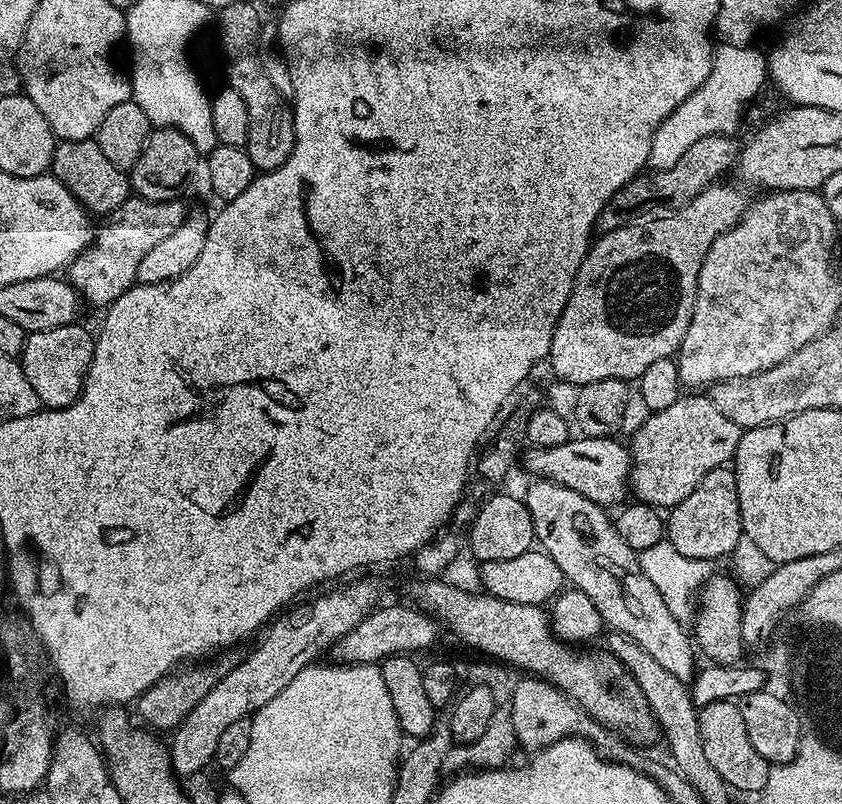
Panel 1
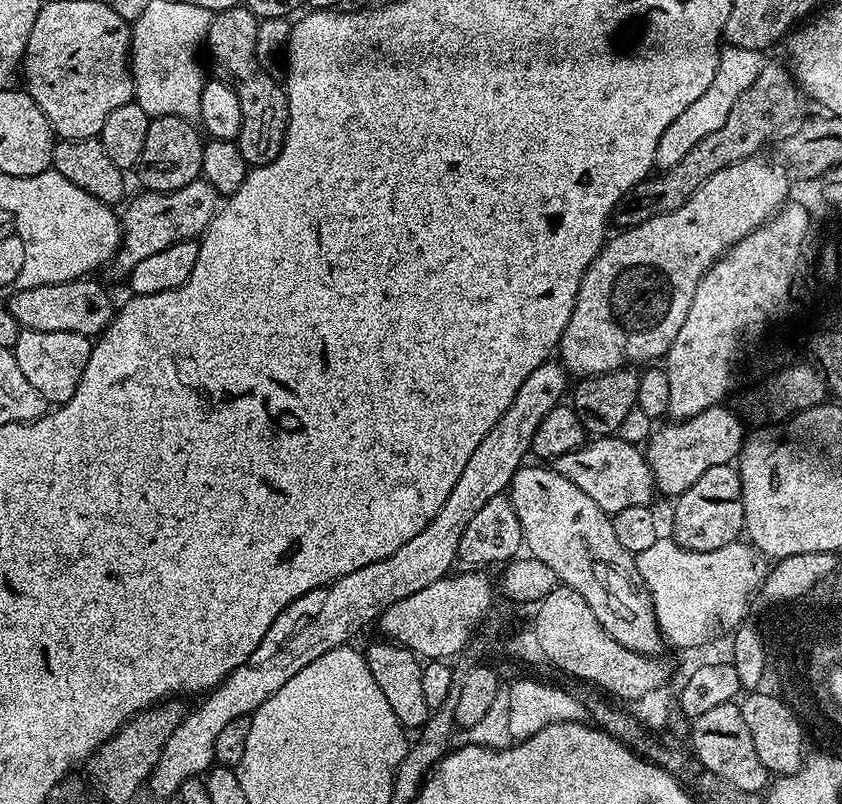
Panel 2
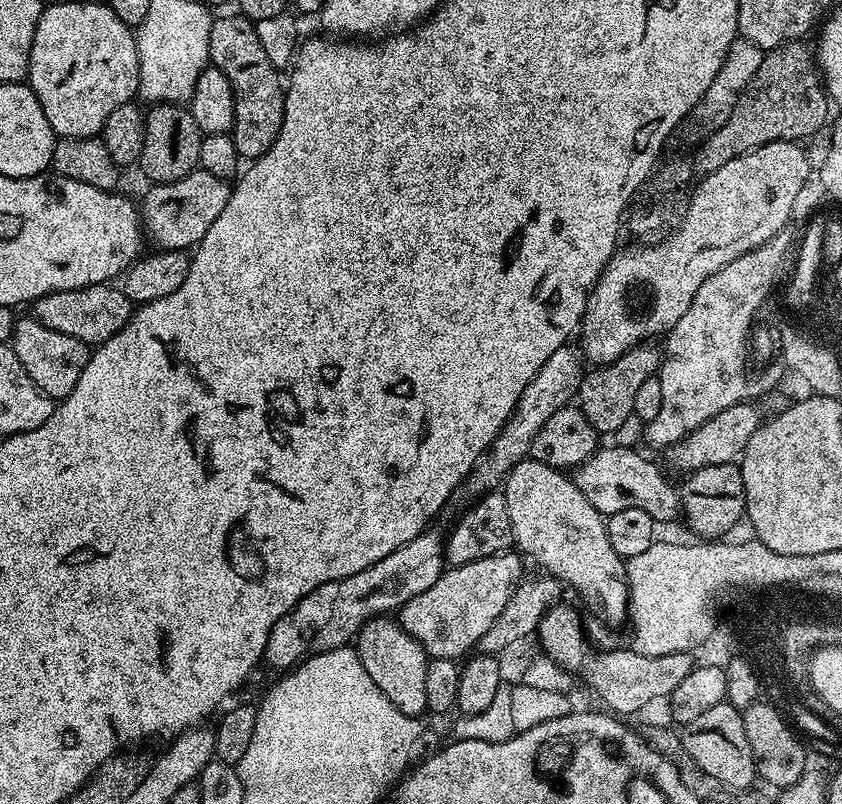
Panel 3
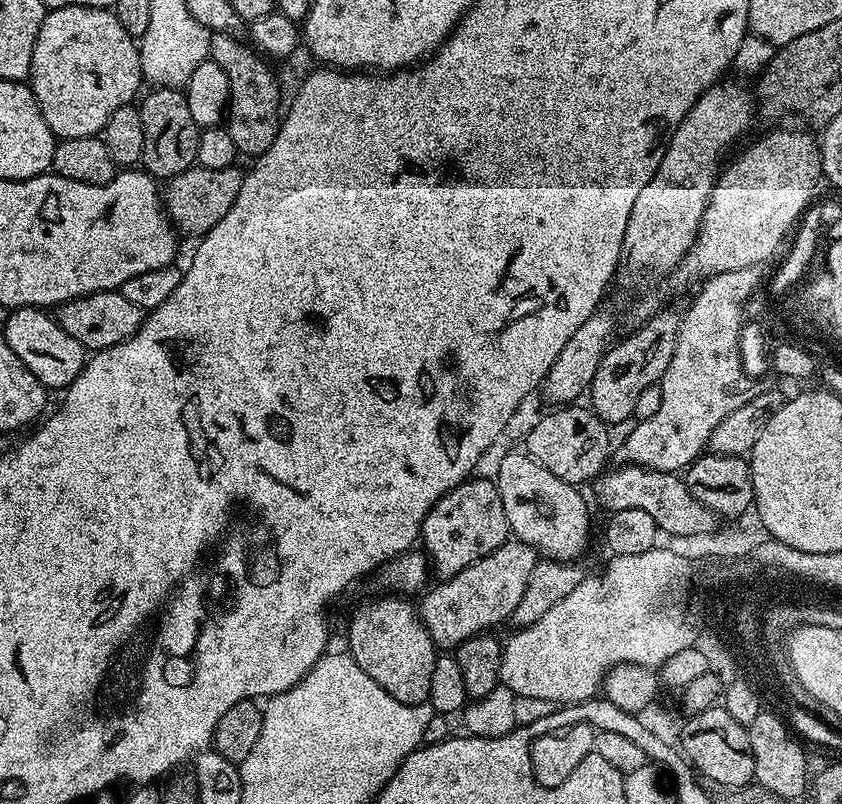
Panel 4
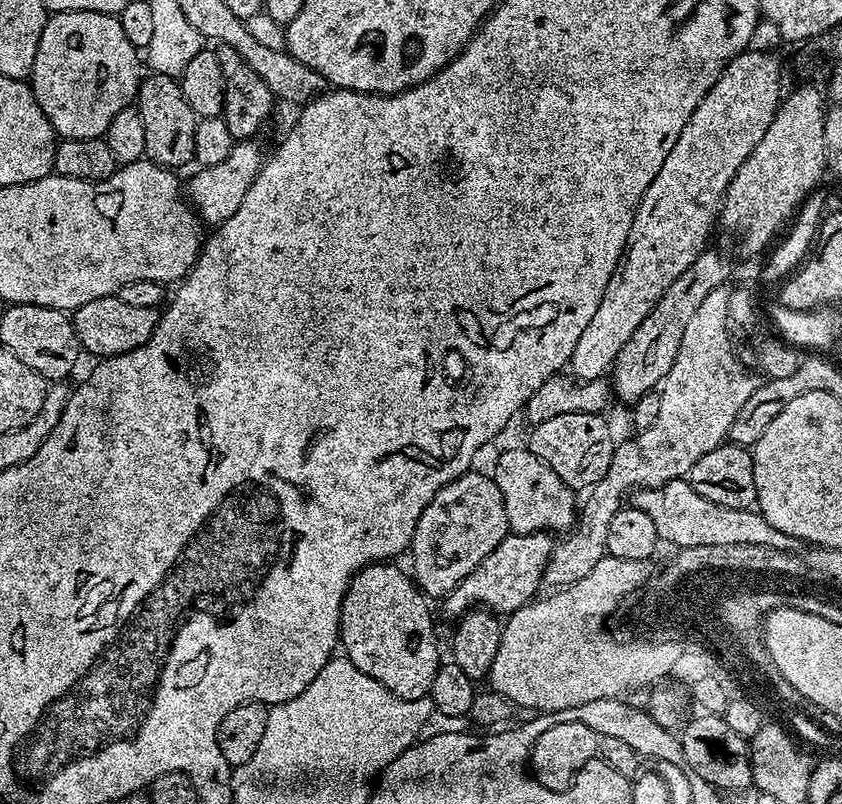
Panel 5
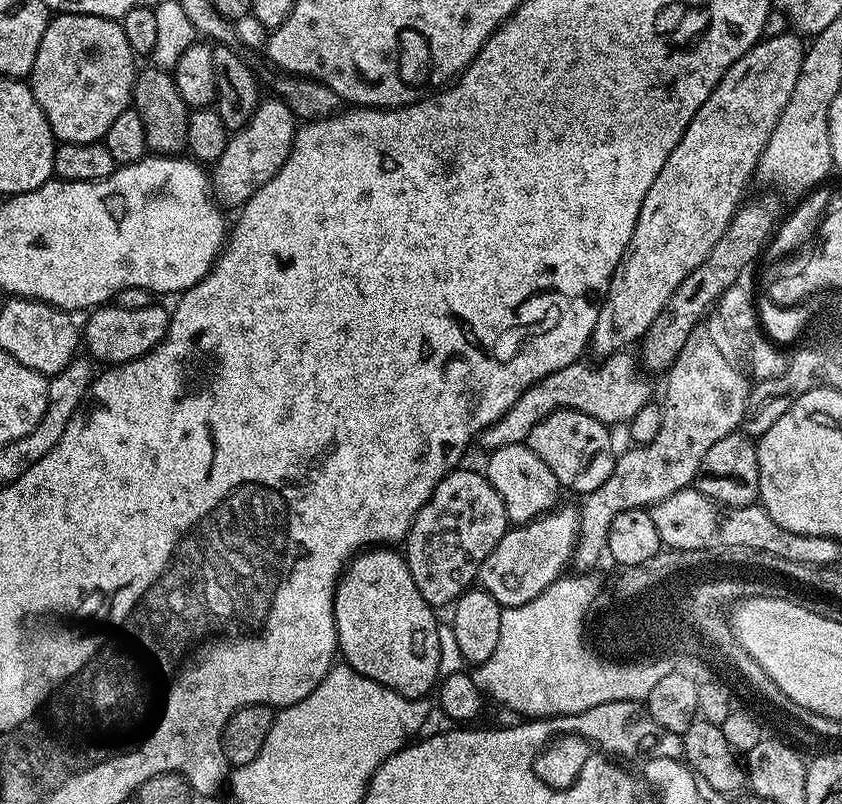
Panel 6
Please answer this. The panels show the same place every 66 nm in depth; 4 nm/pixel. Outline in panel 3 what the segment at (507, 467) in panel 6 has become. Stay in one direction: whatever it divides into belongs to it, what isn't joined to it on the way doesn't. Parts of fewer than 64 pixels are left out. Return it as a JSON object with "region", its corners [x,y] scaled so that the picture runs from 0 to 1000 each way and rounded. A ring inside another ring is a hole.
{"region":[[[624,570],[608,581],[603,593],[599,596],[596,611],[601,619],[601,636],[606,639],[612,680],[628,698],[632,695],[634,700],[643,701],[646,705],[643,708],[650,715],[660,718],[673,730],[676,726],[677,730],[685,731],[713,760],[711,770],[719,777],[728,779],[727,776],[736,776],[740,771],[742,775],[748,766],[742,693],[729,689],[729,679],[724,679],[724,669],[720,664],[719,643],[705,634],[701,624],[696,624],[696,614],[686,609],[683,596],[675,593],[673,597],[670,592],[673,591],[666,583],[654,582],[631,570]]]}

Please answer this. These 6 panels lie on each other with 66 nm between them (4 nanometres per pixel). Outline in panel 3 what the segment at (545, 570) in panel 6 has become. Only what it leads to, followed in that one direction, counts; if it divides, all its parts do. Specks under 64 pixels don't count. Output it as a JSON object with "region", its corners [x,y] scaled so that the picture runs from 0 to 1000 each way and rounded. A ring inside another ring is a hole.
{"region":[[[605,684],[582,694],[568,694],[568,699],[529,705],[511,734],[501,734],[501,739],[487,744],[487,749],[473,757],[476,779],[502,803],[512,820],[545,822],[555,817],[569,802],[572,789],[587,779],[601,749],[606,749],[606,739],[620,720],[621,700],[612,685]]]}

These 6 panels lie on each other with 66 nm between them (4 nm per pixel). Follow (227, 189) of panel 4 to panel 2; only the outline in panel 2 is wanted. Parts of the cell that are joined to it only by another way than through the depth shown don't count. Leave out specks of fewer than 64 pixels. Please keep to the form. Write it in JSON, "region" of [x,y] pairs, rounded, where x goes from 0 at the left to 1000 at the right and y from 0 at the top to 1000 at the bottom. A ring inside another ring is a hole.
{"region":[[[241,221],[226,226],[226,231],[216,231],[216,236],[205,239],[177,239],[167,238],[167,244],[162,244],[157,250],[151,250],[152,260],[145,264],[145,292],[143,306],[138,311],[135,328],[146,336],[154,336],[169,326],[169,321],[178,321],[178,316],[188,316],[208,303],[215,303],[219,299],[233,299],[241,295],[242,287],[247,285],[247,279],[255,271],[259,262],[259,240],[254,231],[249,231]]]}

